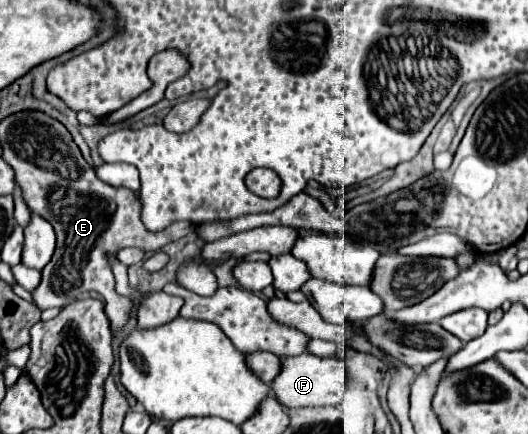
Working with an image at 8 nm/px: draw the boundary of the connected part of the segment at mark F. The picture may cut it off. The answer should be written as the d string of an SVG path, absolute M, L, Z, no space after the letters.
M303 353L297 357L283 359L283 371L273 381L273 391L277 399L287 409L299 407L325 407L325 405L339 405L345 393L345 361L337 357L317 357L311 353Z

